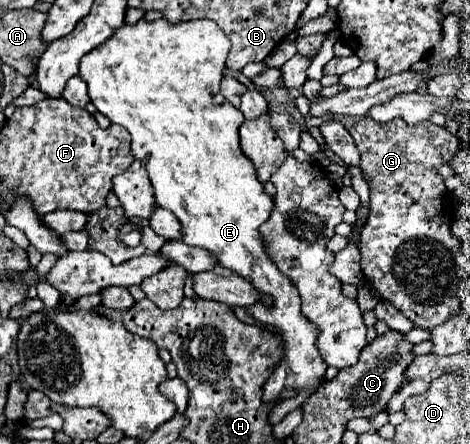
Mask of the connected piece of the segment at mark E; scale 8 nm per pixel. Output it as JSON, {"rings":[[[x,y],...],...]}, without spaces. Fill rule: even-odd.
{"rings":[[[140,19],[136,25],[124,25],[120,27],[104,45],[92,49],[82,61],[80,61],[80,77],[88,83],[88,95],[92,99],[92,103],[96,105],[96,109],[100,113],[104,113],[112,123],[116,125],[122,125],[124,129],[130,131],[132,135],[132,153],[136,159],[146,159],[146,169],[148,169],[148,175],[150,175],[150,181],[152,181],[152,187],[154,187],[154,195],[156,195],[156,203],[162,205],[164,209],[172,211],[180,225],[182,225],[182,241],[190,247],[202,247],[210,253],[214,253],[214,259],[222,265],[222,267],[228,267],[232,269],[234,273],[238,273],[240,277],[248,277],[250,283],[254,285],[254,289],[258,289],[258,293],[266,295],[272,299],[272,305],[262,305],[262,301],[258,301],[258,305],[252,305],[252,307],[246,307],[248,313],[262,325],[272,325],[272,327],[278,327],[278,337],[282,339],[282,345],[284,345],[284,355],[280,359],[280,363],[274,367],[272,375],[268,377],[266,385],[264,385],[264,403],[278,403],[282,399],[282,393],[286,389],[296,389],[298,393],[304,391],[304,389],[314,389],[318,387],[322,381],[324,381],[324,375],[326,375],[326,363],[322,361],[320,353],[318,353],[318,347],[316,347],[316,335],[318,335],[318,329],[314,323],[310,323],[302,311],[300,311],[300,297],[298,297],[298,289],[292,285],[292,281],[282,275],[282,271],[278,269],[278,265],[274,265],[274,261],[270,259],[270,255],[266,253],[266,243],[264,243],[264,237],[262,233],[258,231],[262,223],[268,221],[272,209],[274,209],[274,199],[270,195],[266,195],[262,183],[258,181],[258,175],[256,175],[256,169],[254,169],[254,163],[248,161],[248,157],[242,153],[240,149],[240,137],[238,137],[238,127],[244,119],[242,111],[236,109],[234,105],[230,105],[222,93],[220,93],[220,79],[224,75],[224,61],[228,57],[228,51],[230,51],[230,39],[226,37],[226,33],[222,33],[222,29],[210,21],[210,19],[198,19],[198,21],[186,21],[186,23],[178,23],[178,25],[172,25],[164,19],[158,19],[158,21],[152,21],[148,23],[146,19]]]}

